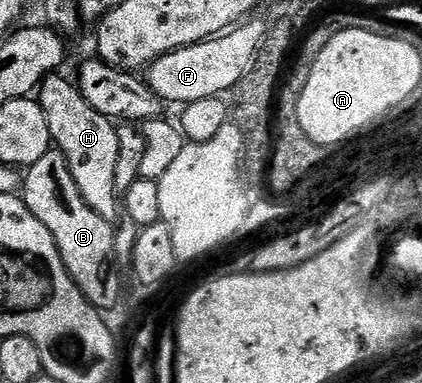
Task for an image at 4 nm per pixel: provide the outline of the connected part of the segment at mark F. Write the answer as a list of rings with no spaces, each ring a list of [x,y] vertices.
[[[246,19],[237,27],[208,41],[197,41],[164,56],[156,58],[145,70],[146,86],[163,101],[189,103],[196,99],[222,97],[229,94],[231,87],[240,83],[244,75],[254,65],[262,40],[266,38],[267,22]]]

